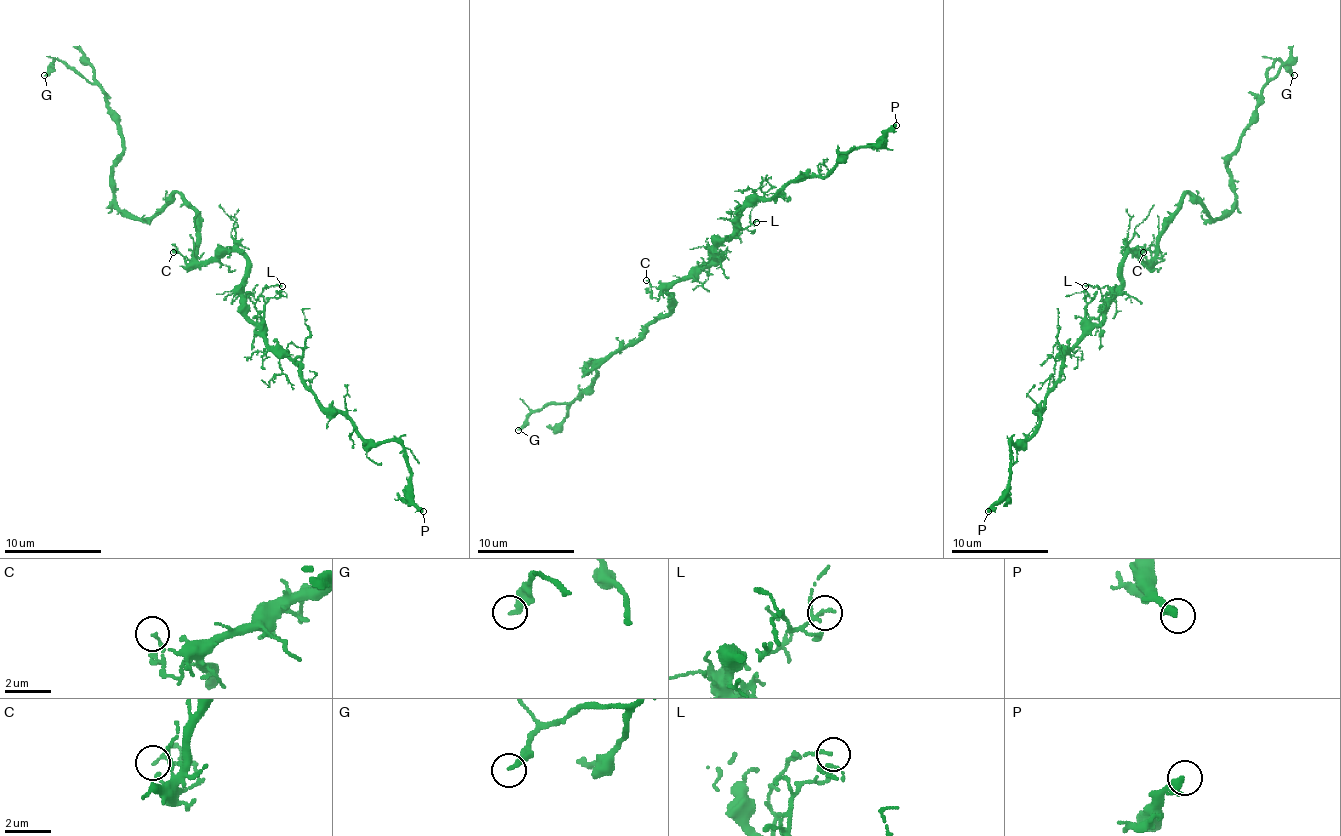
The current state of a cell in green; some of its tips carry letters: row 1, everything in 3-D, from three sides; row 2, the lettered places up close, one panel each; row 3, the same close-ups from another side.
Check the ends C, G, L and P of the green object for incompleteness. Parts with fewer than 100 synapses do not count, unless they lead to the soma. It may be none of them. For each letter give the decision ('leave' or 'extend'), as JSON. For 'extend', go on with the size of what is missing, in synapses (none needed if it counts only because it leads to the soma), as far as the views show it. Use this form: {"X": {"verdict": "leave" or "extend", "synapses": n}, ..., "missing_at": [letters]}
{"C": {"verdict": "leave"}, "G": {"verdict": "leave"}, "L": {"verdict": "leave"}, "P": {"verdict": "extend"}, "missing_at": ["P"]}

